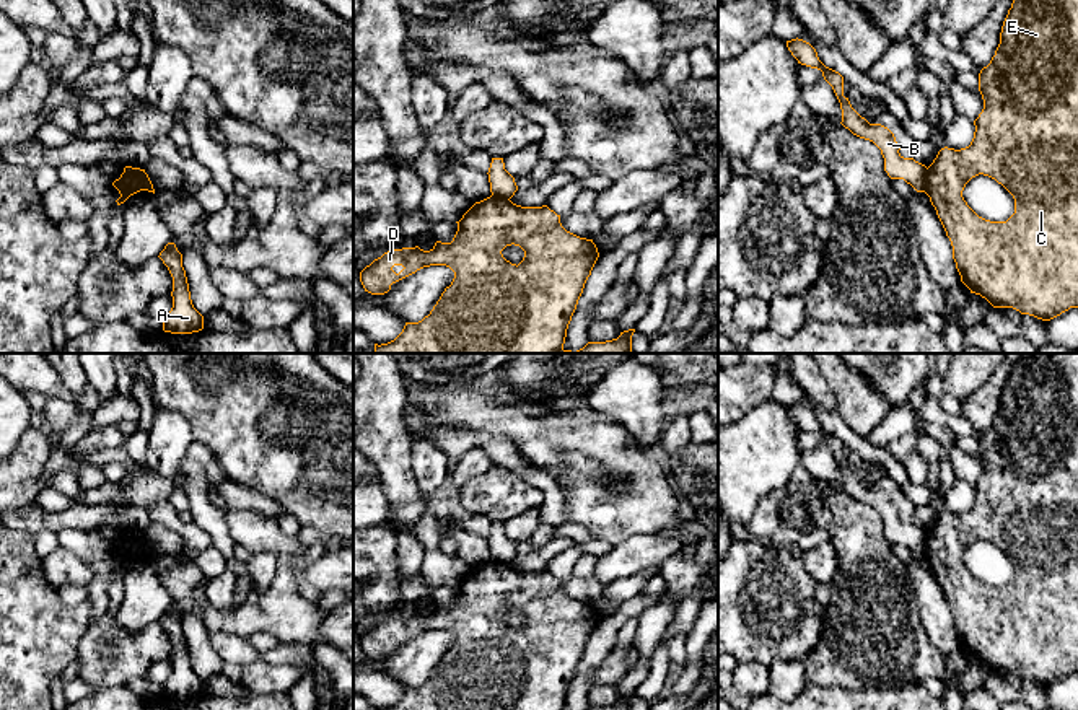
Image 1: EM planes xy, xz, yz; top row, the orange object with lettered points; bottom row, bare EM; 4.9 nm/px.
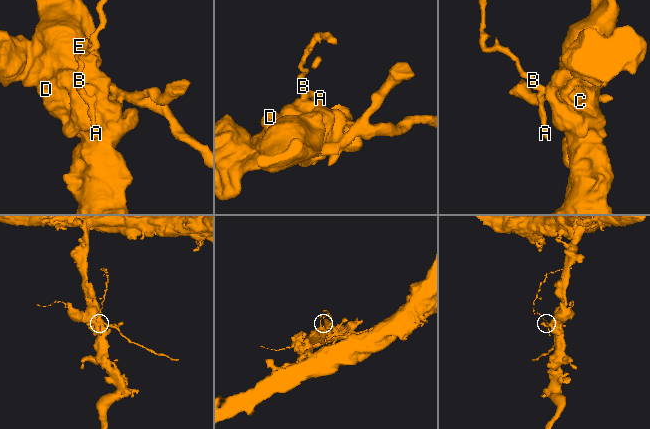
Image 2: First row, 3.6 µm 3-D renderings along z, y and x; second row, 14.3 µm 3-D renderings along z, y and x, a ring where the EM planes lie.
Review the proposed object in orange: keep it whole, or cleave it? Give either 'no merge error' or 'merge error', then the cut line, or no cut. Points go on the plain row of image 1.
merge error; cut in yz along (927, 533), (927, 549), (922, 556)

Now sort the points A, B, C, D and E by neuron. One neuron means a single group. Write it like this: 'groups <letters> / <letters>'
groups A B / C D E

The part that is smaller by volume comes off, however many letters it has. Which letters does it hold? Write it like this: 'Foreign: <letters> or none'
Foreign: A, B

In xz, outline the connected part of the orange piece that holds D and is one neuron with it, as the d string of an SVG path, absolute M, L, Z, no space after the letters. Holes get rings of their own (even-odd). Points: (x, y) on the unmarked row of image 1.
M493 560L475 567L456 588L451 607L436 606L430 616L418 611L392 614L360 637L360 646L371 660L388 658L392 648L423 632L446 630L454 637L430 679L418 687L405 687L394 705L381 710L563 710L599 622L593 604L567 596L560 580L547 570L521 572ZM511 609L524 616L518 630L502 619Z

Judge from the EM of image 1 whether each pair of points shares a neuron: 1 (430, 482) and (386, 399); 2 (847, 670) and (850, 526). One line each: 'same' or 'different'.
1: different
2: same

